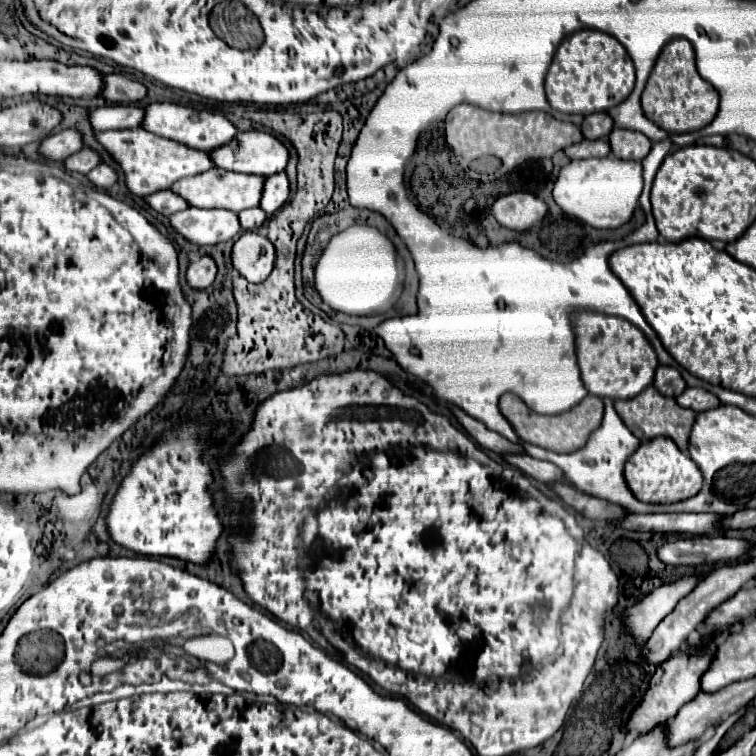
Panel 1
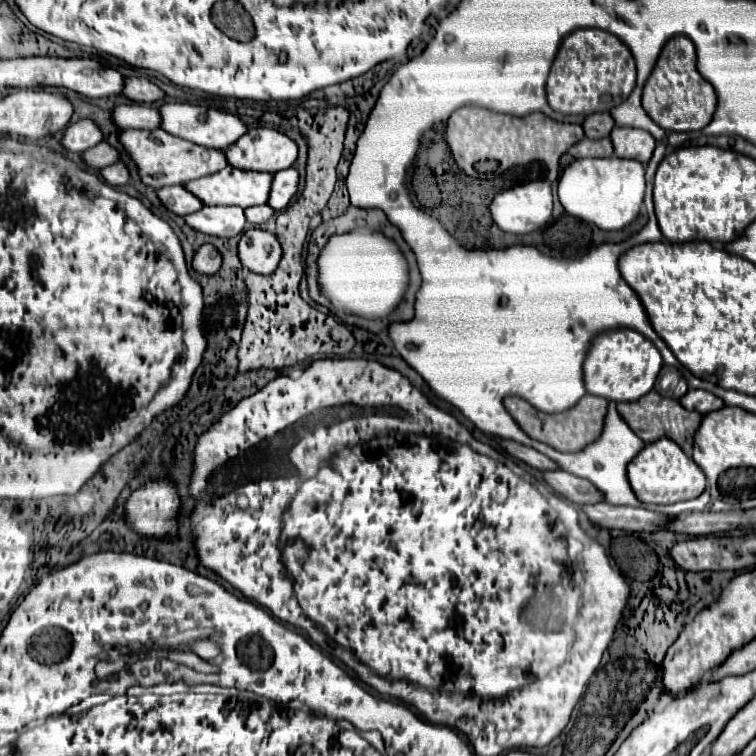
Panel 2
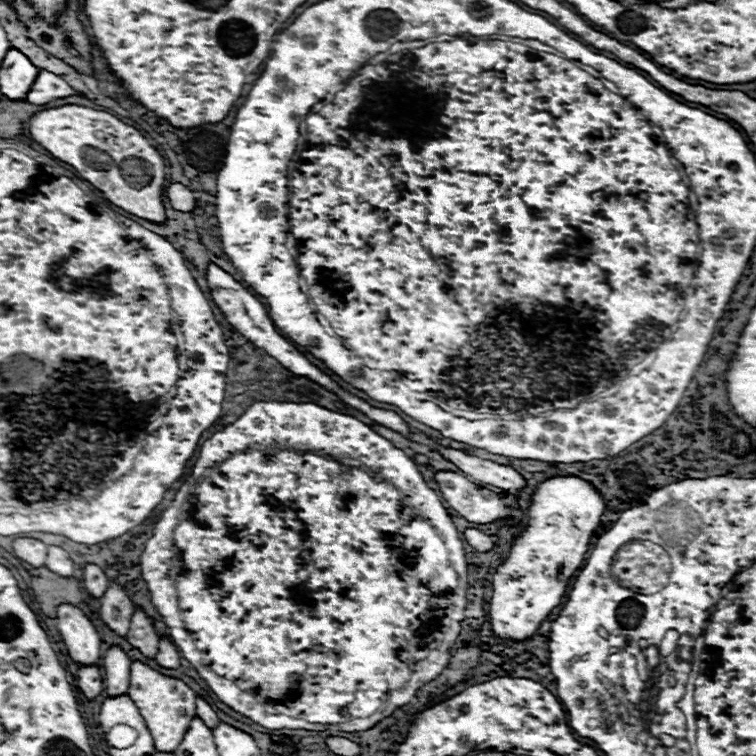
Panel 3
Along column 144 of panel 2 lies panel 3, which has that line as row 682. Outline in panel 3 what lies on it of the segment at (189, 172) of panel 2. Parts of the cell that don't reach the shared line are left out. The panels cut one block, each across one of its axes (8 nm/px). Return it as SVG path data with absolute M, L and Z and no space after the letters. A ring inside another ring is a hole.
M136 660L136 662L132 662L132 668L130 668L128 694L134 700L134 704L138 706L140 714L154 738L156 750L158 752L174 752L178 748L178 744L182 742L182 738L190 726L190 720L194 718L196 692L192 688L188 688L182 680L164 676L158 670L150 668L148 664Z

